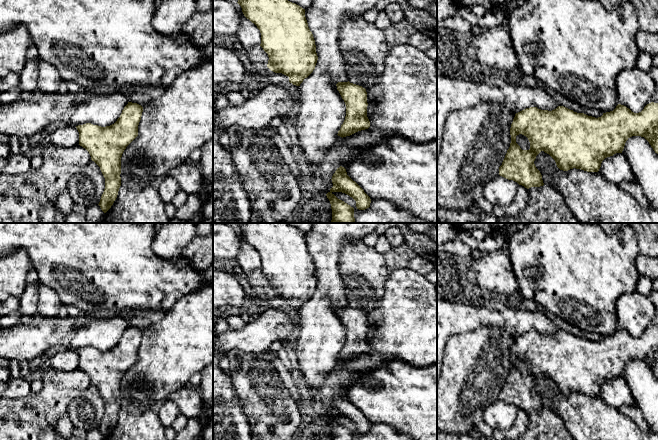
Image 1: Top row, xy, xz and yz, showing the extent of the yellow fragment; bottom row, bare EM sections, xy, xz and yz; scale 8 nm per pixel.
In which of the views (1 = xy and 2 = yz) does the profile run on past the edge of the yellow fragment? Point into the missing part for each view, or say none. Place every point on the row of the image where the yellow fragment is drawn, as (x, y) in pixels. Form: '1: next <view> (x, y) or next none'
1: next none
2: next none

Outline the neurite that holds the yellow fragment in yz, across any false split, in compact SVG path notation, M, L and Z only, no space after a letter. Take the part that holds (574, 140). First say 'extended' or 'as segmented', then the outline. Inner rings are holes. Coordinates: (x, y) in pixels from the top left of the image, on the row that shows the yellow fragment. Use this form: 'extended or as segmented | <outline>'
as segmented | M658 103L647 104L639 113L618 104L613 111L603 113L598 118L574 112L564 106L558 106L552 111L530 107L515 114L510 135L510 147L499 167L499 175L527 189L540 187L544 183L534 161L541 151L549 154L560 170L576 168L587 172L598 172L605 158L622 153L626 141L632 136L644 137L658 154ZM519 134L528 138L529 150L522 150L516 143Z

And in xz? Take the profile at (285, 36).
as segmented | M238 0L237 3L241 6L244 16L260 30L260 46L269 57L267 67L275 73L288 76L290 83L300 86L303 80L313 72L318 60L315 40L308 27L305 9L288 0Z

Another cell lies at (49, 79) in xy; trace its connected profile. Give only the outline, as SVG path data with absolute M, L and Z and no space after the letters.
M44 60L39 61L37 88L42 93L59 92L61 80L62 78L55 66Z

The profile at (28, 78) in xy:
M40 57L33 60L27 60L26 64L19 74L19 92L33 92L37 89L37 81L39 76Z

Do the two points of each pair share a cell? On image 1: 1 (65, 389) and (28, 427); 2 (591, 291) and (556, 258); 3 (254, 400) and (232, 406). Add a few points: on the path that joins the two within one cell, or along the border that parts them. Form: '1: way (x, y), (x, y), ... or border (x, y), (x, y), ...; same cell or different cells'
1: way (56, 398), (37, 418); same cell
2: way (582, 282), (565, 266); same cell
3: border (231, 382), (235, 396), (240, 403), (249, 426); different cells

